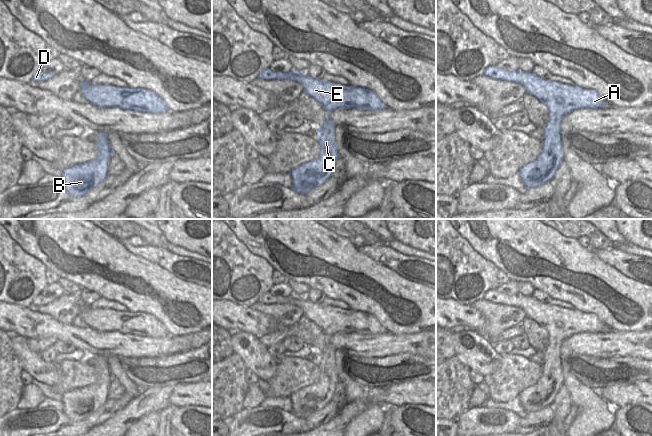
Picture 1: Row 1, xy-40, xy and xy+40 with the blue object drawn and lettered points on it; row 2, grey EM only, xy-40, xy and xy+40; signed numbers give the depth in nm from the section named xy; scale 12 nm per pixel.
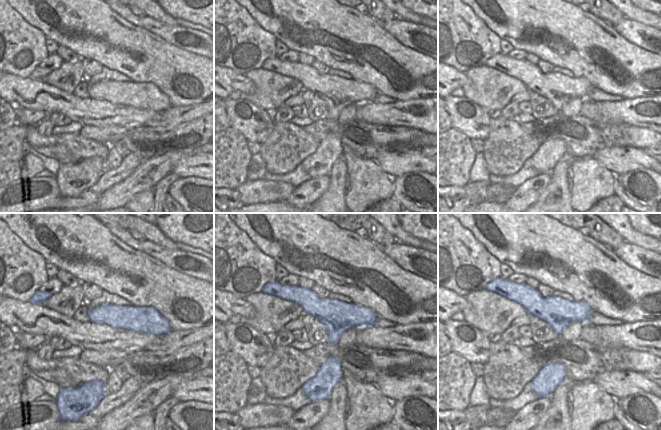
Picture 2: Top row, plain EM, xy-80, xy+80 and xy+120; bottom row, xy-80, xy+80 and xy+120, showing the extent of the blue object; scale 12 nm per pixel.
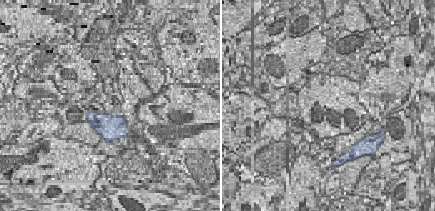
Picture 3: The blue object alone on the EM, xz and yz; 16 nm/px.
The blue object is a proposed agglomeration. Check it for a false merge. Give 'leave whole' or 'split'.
leave whole

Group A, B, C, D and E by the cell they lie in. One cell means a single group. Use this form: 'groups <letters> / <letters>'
groups A B C D E

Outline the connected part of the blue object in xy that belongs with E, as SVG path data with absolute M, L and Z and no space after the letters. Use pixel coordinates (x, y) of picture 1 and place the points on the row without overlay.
M265 292L257 302L298 306L303 310L305 317L317 325L327 337L327 343L324 344L322 350L317 352L319 380L289 396L292 401L291 413L298 418L306 418L327 405L332 399L336 384L339 382L335 367L336 350L329 341L332 335L336 333L383 334L387 332L376 317L370 313L316 304L306 296L294 293L283 297Z

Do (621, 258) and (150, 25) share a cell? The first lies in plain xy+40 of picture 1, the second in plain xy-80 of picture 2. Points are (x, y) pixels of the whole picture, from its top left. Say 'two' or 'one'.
one

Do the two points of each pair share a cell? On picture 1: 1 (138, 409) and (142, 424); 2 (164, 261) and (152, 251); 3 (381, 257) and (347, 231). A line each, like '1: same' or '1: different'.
1: different
2: same
3: different

